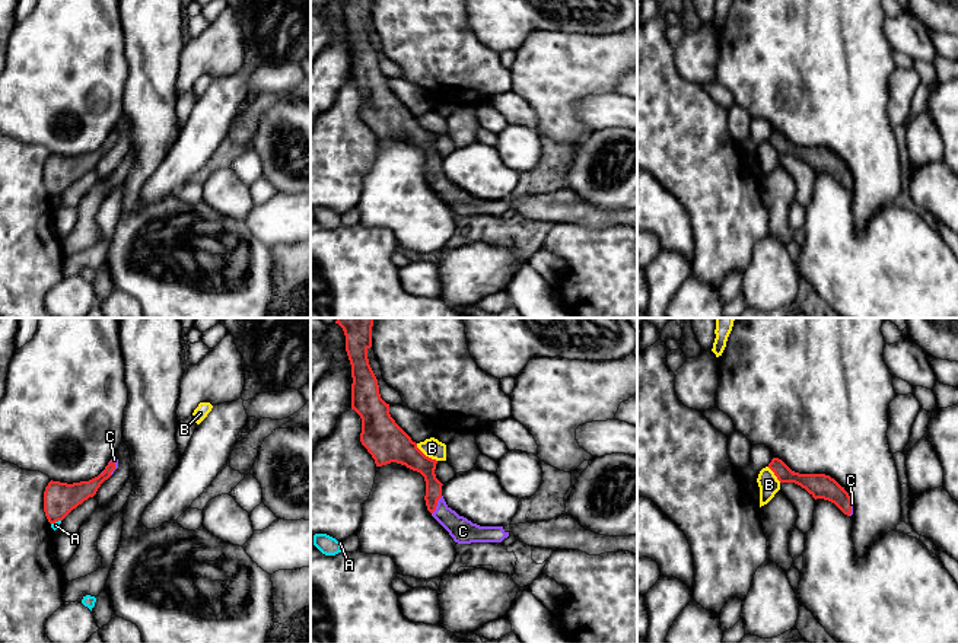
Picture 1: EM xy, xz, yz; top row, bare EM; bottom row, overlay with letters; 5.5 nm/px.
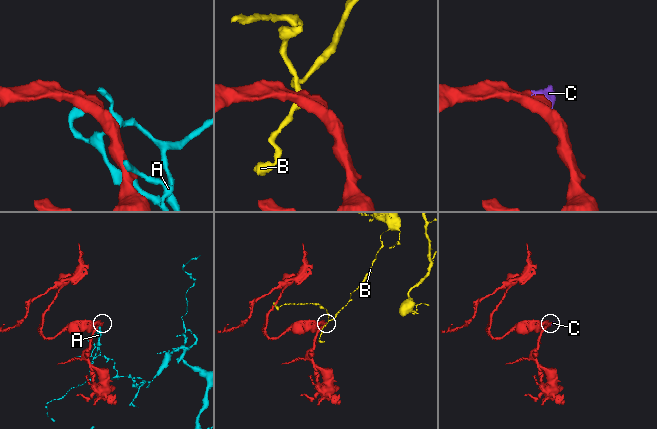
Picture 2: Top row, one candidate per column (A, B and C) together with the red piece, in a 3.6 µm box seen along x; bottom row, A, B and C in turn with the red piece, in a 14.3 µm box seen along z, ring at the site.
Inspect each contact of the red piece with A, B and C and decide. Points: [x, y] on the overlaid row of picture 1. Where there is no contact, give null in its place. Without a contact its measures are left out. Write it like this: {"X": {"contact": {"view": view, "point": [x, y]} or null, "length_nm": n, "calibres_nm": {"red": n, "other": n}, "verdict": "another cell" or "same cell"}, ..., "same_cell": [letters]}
{"A": {"contact": {"view": "xy", "point": [56, 521]}, "length_nm": 60, "calibres_nm": {"red": 180, "other": 40}, "verdict": "another cell"}, "B": {"contact": {"view": "xz", "point": [425, 455]}, "length_nm": 160, "calibres_nm": {"red": 220, "other": 110}, "verdict": "another cell"}, "C": {"contact": {"view": "xz", "point": [436, 505]}, "length_nm": 120, "calibres_nm": {"red": 100, "other": 140}, "verdict": "same cell"}, "same_cell": ["C"]}

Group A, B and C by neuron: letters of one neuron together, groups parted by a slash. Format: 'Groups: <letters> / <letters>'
Groups: A / B / C

